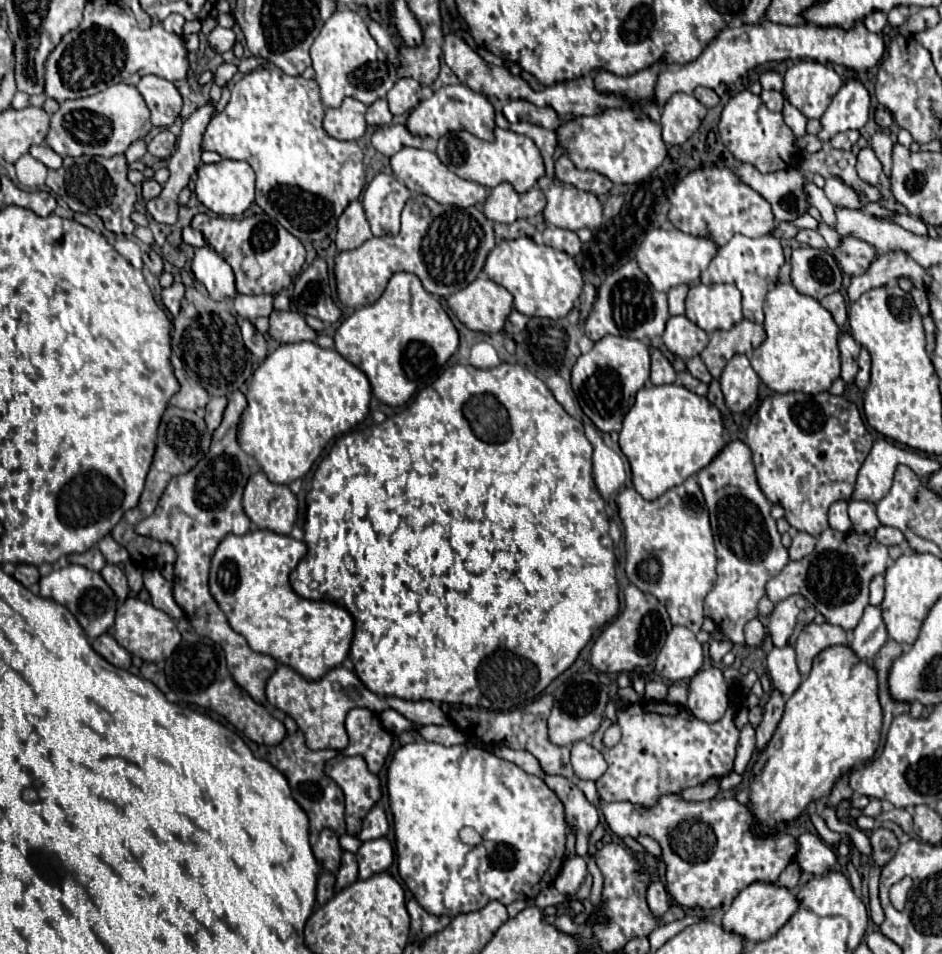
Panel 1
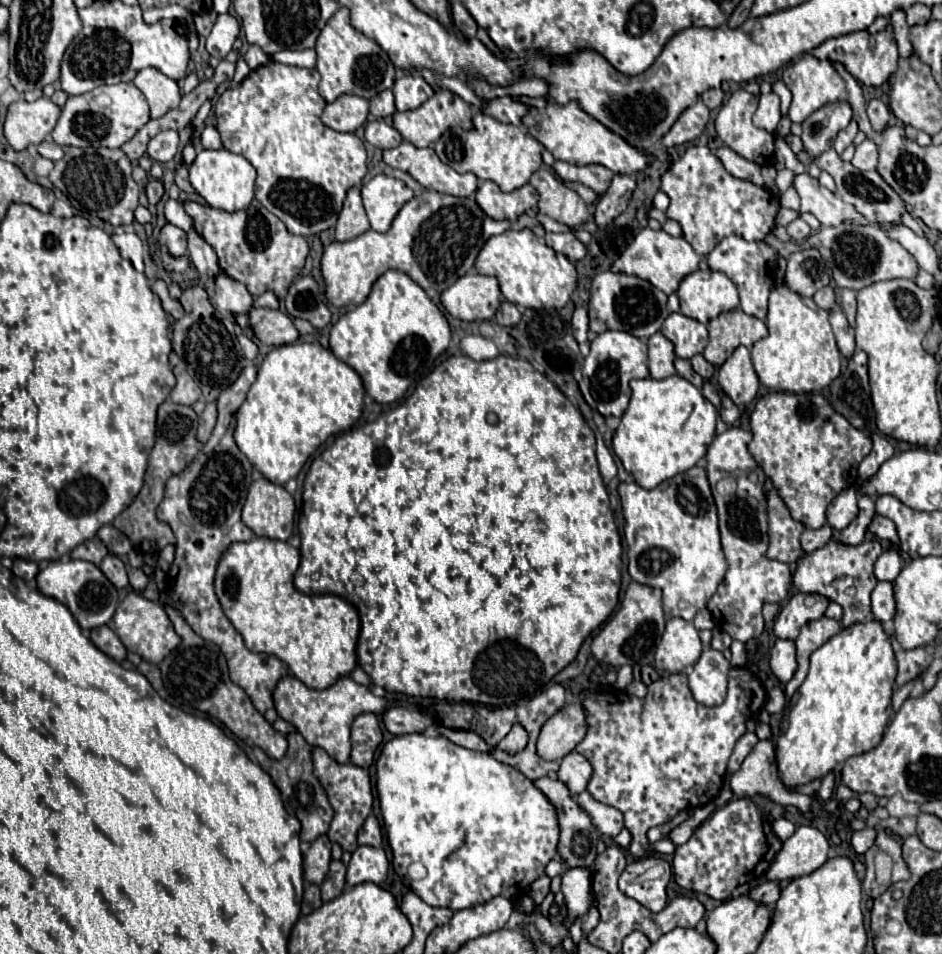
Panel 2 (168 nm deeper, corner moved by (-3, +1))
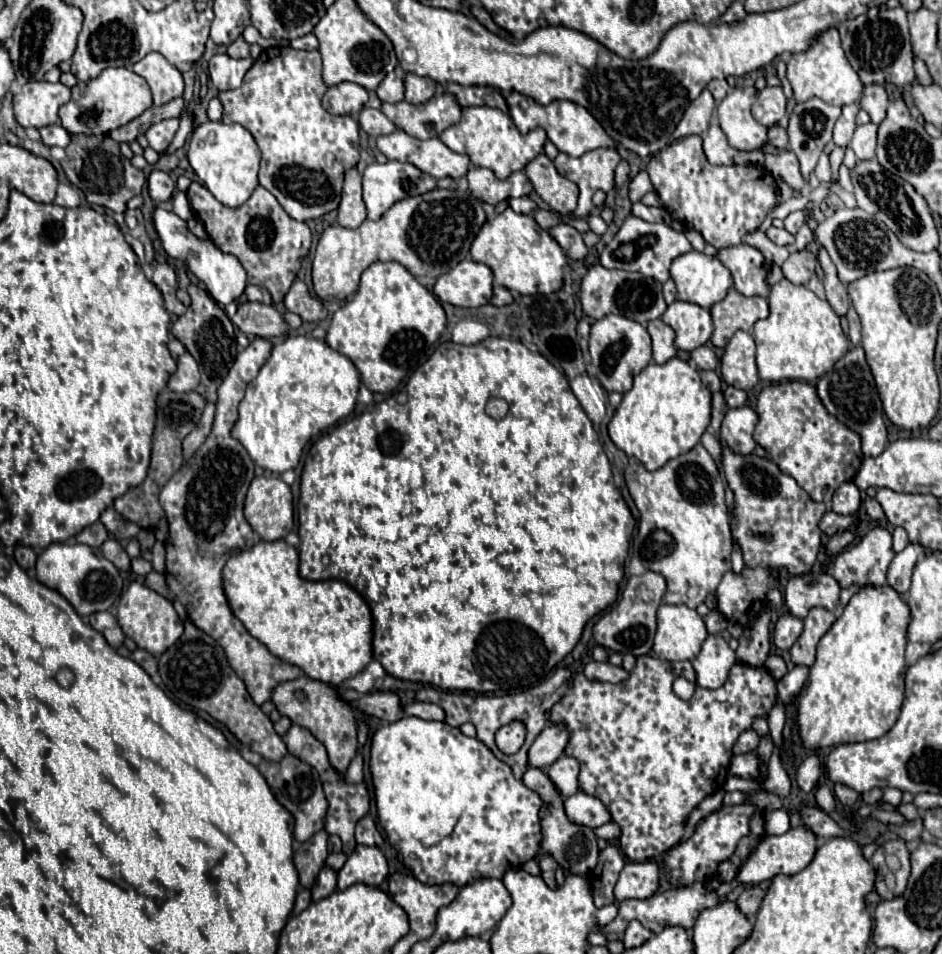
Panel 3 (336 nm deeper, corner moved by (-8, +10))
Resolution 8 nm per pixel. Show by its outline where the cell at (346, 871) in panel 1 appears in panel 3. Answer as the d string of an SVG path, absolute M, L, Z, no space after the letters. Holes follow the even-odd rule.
M321 868L315 884L311 886L311 898L313 900L321 900L327 898L331 892L337 890L337 872L333 872L331 868Z

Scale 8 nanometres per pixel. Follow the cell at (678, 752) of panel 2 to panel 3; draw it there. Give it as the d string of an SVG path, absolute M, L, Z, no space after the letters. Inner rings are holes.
M637 656L637 664L629 672L629 678L619 684L593 682L583 674L577 674L573 688L549 712L549 724L561 724L569 732L569 742L563 754L579 760L579 790L597 796L605 804L611 822L621 828L619 850L631 862L659 858L683 840L685 820L693 808L723 788L733 756L731 748L739 734L749 730L755 718L767 718L777 702L777 682L765 668L735 664L721 688L709 690L697 686L691 700L681 700L673 694L671 684L677 676L695 682L691 662L667 662L655 656Z

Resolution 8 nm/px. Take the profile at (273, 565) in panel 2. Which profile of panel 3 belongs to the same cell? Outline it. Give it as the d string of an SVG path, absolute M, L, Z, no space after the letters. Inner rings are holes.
M261 540L251 550L231 556L223 570L223 586L233 614L243 622L247 632L255 636L261 644L265 644L273 656L287 664L299 666L313 680L339 686L341 682L359 674L373 660L373 616L367 602L347 582L303 580L299 576L297 550L285 544L285 540Z

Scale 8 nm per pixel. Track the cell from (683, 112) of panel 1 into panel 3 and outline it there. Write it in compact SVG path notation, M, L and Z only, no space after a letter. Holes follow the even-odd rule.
M705 88L697 100L691 102L691 106L685 110L681 122L677 124L673 136L675 138L685 138L685 136L691 136L691 134L703 134L709 126L709 120L711 120L711 114L713 114L713 108L715 108L715 100L711 96L711 92Z

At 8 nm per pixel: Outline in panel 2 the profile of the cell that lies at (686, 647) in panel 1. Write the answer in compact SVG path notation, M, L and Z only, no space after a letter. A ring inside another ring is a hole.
M672 617L666 621L666 631L656 649L654 667L662 673L690 673L700 653L702 643L696 627L682 617Z

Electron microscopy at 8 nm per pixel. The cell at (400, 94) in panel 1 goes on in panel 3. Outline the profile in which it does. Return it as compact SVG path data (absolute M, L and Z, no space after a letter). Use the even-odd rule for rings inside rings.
M407 74L405 76L405 100L411 104L423 104L435 94L435 84L431 80L423 80L421 76Z

